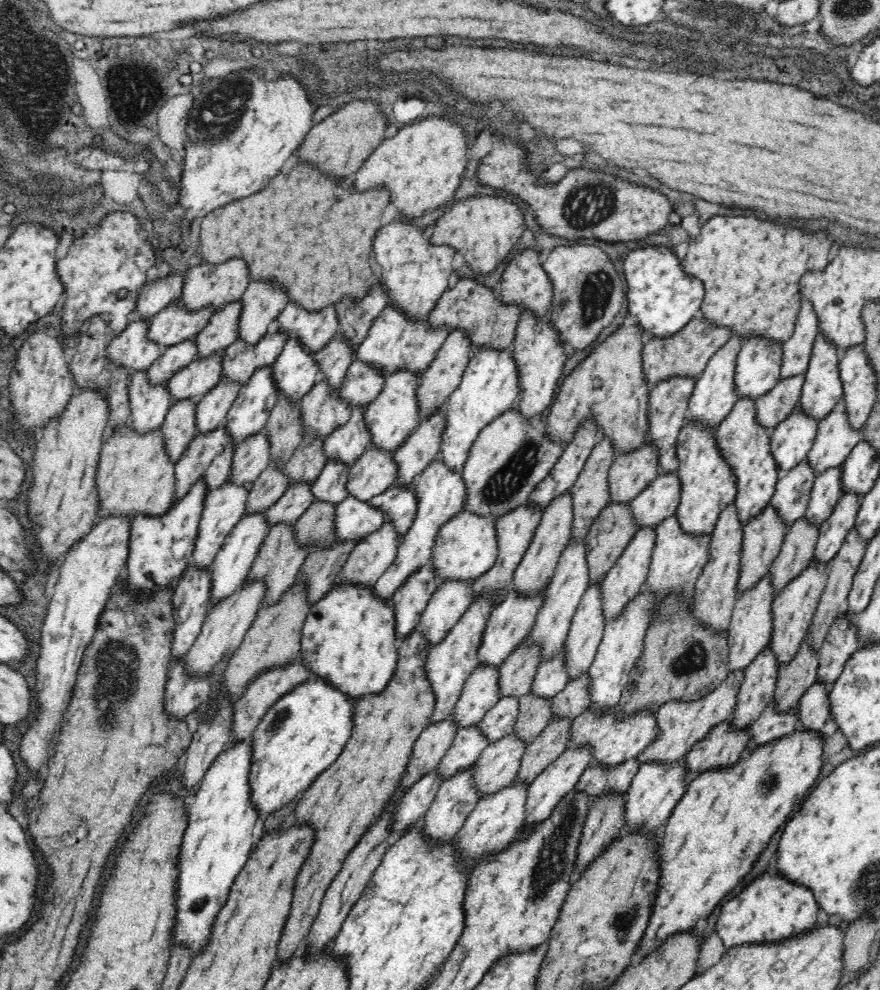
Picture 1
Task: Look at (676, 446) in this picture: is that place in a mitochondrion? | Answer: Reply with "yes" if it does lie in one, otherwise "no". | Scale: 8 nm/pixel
no

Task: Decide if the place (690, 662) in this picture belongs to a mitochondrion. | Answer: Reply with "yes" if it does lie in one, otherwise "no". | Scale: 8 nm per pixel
yes

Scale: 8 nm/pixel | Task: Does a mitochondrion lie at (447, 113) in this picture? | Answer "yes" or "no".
no

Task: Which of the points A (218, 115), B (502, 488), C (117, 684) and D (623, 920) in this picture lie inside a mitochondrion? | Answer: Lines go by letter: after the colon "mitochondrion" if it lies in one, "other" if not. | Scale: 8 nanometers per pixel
A: mitochondrion
B: mitochondrion
C: mitochondrion
D: mitochondrion

